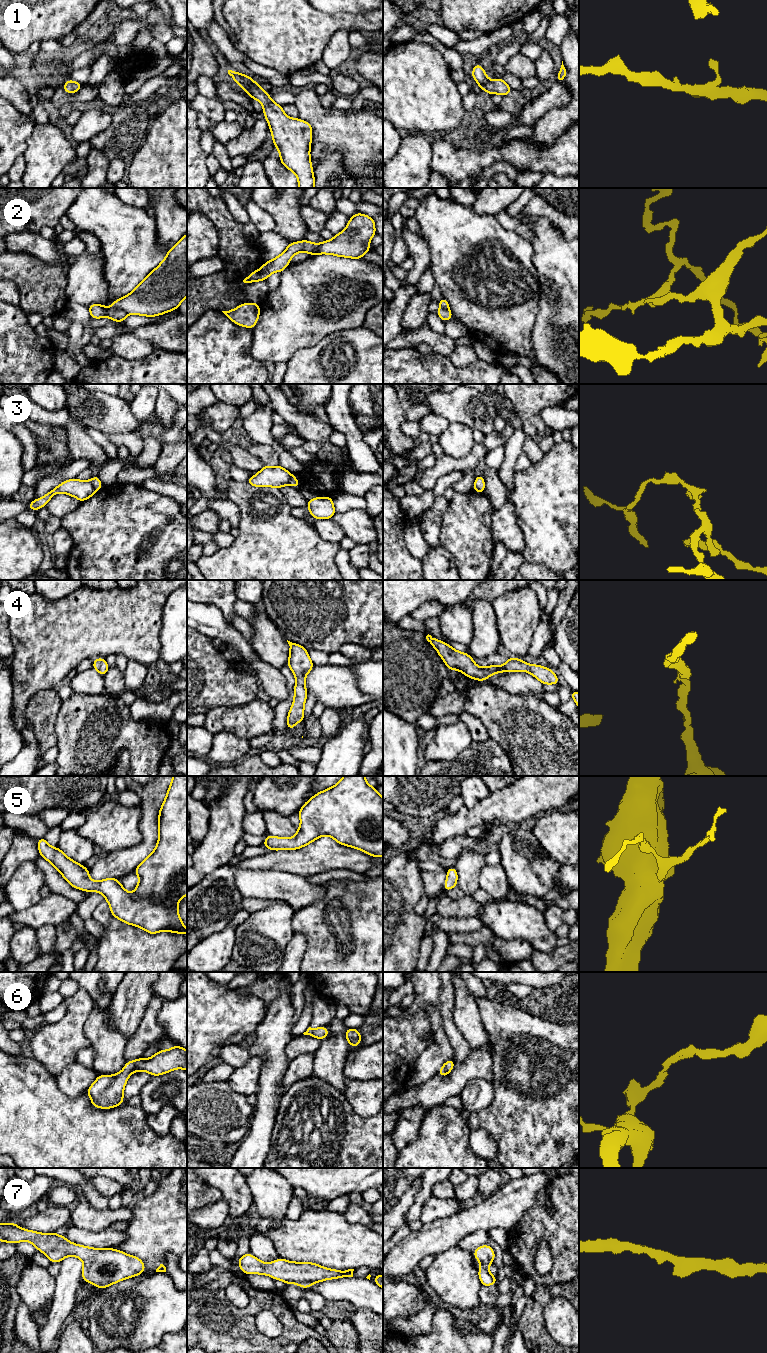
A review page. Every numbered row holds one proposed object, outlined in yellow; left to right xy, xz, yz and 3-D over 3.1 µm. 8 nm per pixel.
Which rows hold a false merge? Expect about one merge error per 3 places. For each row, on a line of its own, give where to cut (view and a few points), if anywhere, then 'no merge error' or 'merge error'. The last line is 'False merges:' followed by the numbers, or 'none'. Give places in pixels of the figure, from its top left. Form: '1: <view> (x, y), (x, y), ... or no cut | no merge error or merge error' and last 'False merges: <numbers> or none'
1: no cut | no merge error
2: xy (113, 305), (128, 313) | merge error
3: xy (90, 480), (97, 489) | merge error
4: no cut | no merge error
5: no cut | no merge error
6: no cut | no merge error
7: no cut | no merge error
False merges: 2, 3

